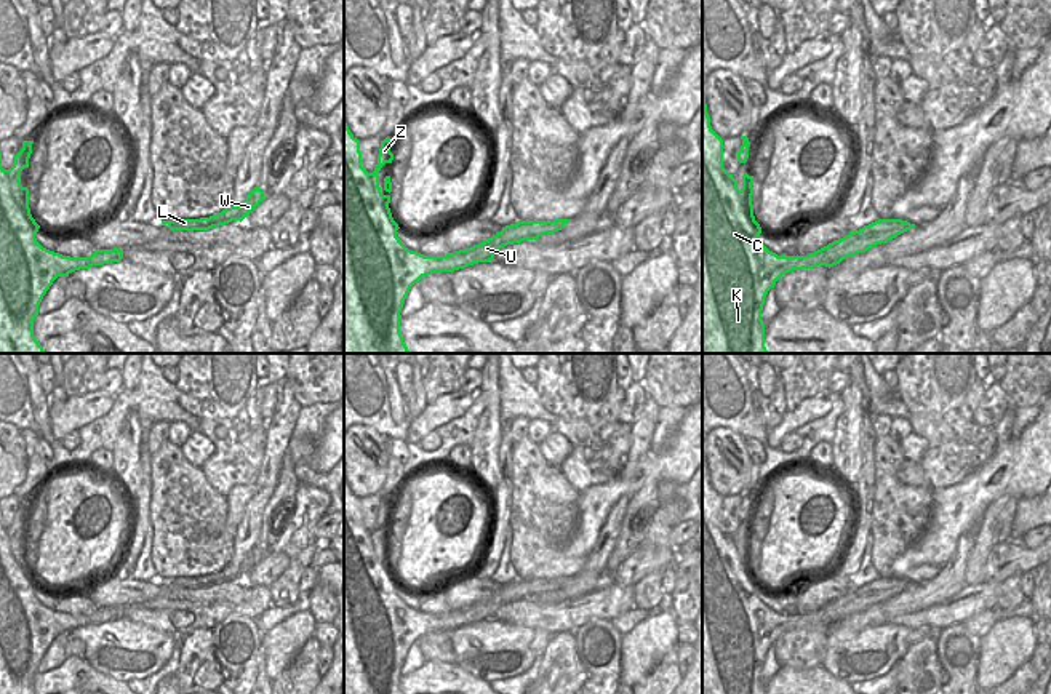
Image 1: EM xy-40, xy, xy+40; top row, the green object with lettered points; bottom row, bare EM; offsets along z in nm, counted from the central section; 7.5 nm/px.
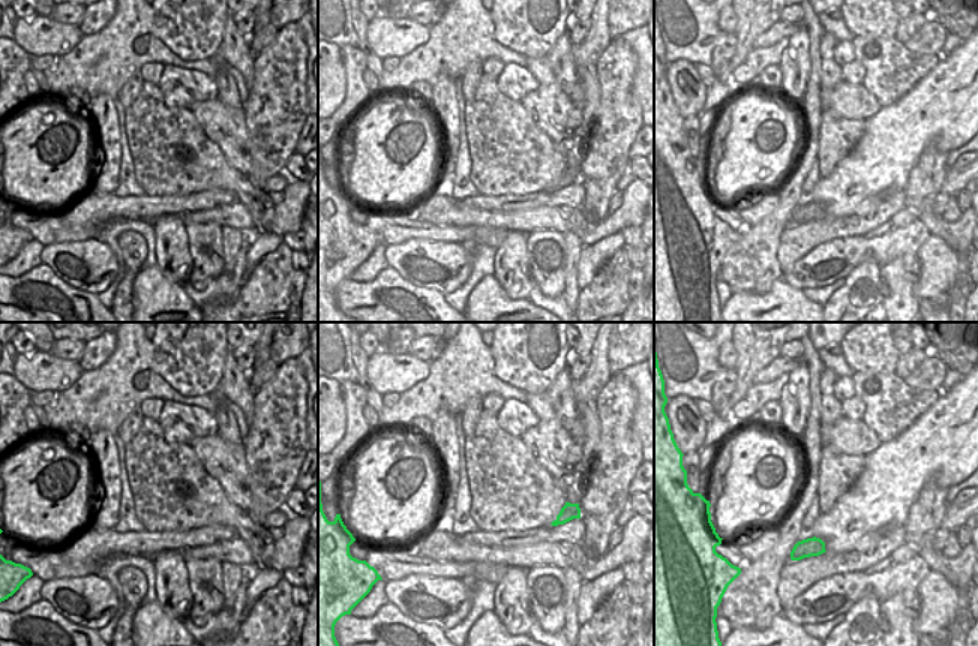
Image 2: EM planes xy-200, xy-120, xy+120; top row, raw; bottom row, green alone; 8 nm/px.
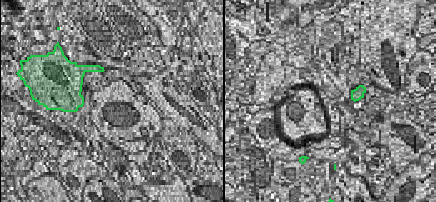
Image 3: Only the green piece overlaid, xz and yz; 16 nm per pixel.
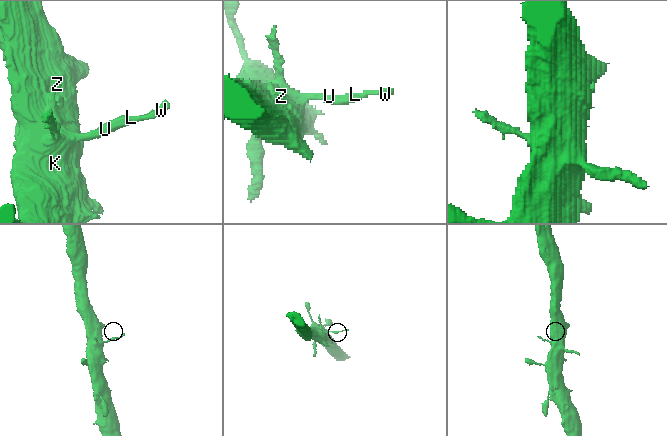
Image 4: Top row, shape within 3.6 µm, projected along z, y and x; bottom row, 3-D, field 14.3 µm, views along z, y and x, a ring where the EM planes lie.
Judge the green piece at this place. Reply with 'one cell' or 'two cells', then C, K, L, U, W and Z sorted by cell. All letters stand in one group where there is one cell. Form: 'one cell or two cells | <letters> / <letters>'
one cell | C K L U W Z

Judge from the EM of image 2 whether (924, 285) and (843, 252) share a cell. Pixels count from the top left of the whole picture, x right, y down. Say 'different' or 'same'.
different

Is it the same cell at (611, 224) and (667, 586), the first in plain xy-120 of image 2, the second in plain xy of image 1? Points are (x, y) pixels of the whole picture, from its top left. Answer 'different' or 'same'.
different

